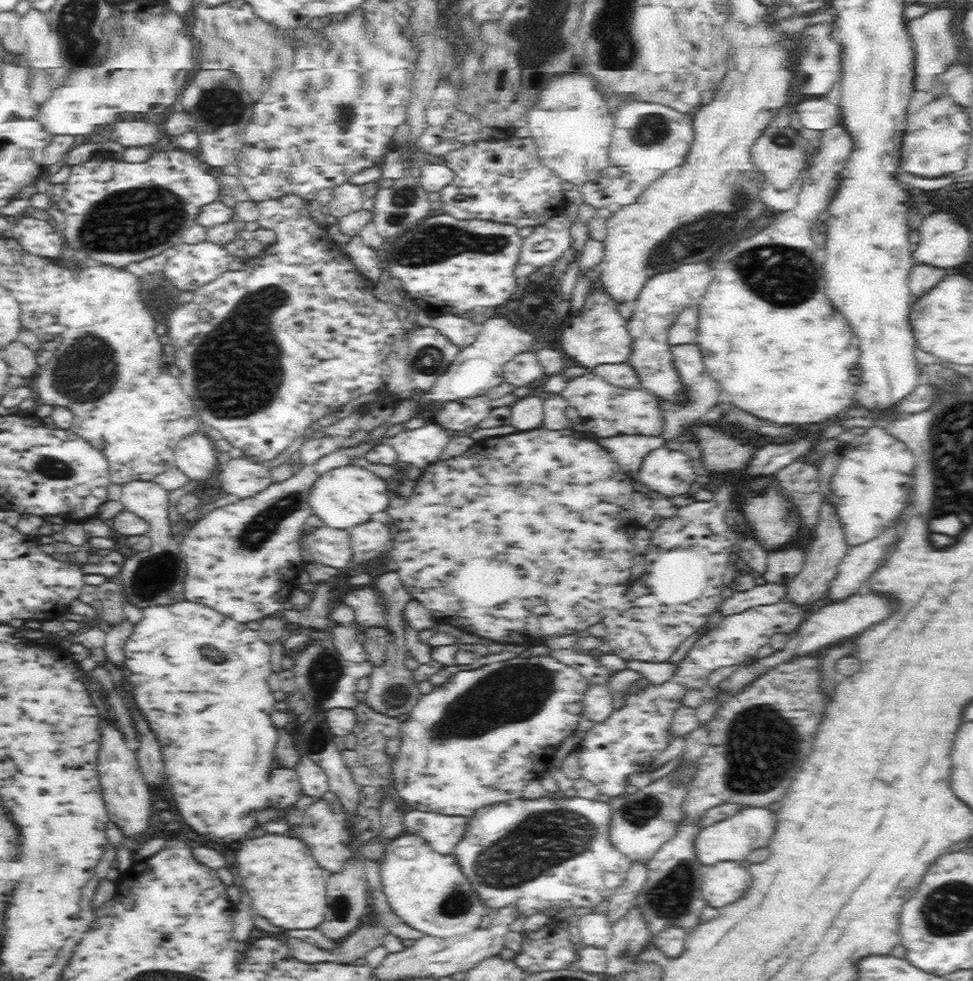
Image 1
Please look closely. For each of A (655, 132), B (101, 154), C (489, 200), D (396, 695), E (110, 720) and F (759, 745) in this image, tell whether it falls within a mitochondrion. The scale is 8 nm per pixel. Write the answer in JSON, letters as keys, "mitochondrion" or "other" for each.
{"A":"mitochondrion","B":"other","C":"other","D":"mitochondrion","E":"other","F":"mitochondrion"}

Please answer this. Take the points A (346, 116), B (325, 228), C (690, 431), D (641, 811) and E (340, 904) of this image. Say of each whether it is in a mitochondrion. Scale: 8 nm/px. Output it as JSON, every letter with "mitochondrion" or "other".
{"A":"mitochondrion","B":"other","C":"other","D":"mitochondrion","E":"mitochondrion"}

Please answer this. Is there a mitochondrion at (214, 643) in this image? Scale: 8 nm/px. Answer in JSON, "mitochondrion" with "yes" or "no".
{"mitochondrion":"yes"}

